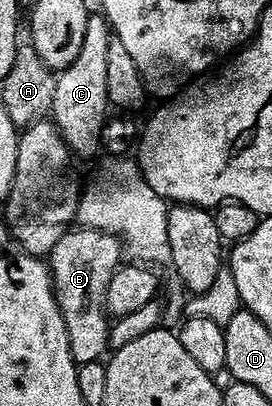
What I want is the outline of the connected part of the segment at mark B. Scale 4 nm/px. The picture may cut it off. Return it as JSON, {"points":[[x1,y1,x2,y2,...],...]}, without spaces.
{"points":[[74,227,63,231,62,237,52,246,48,253,48,267,50,282,68,330,70,353,75,364,80,365,102,360,102,351,108,348,112,324,106,310,106,290,120,264,120,240,100,229]]}

